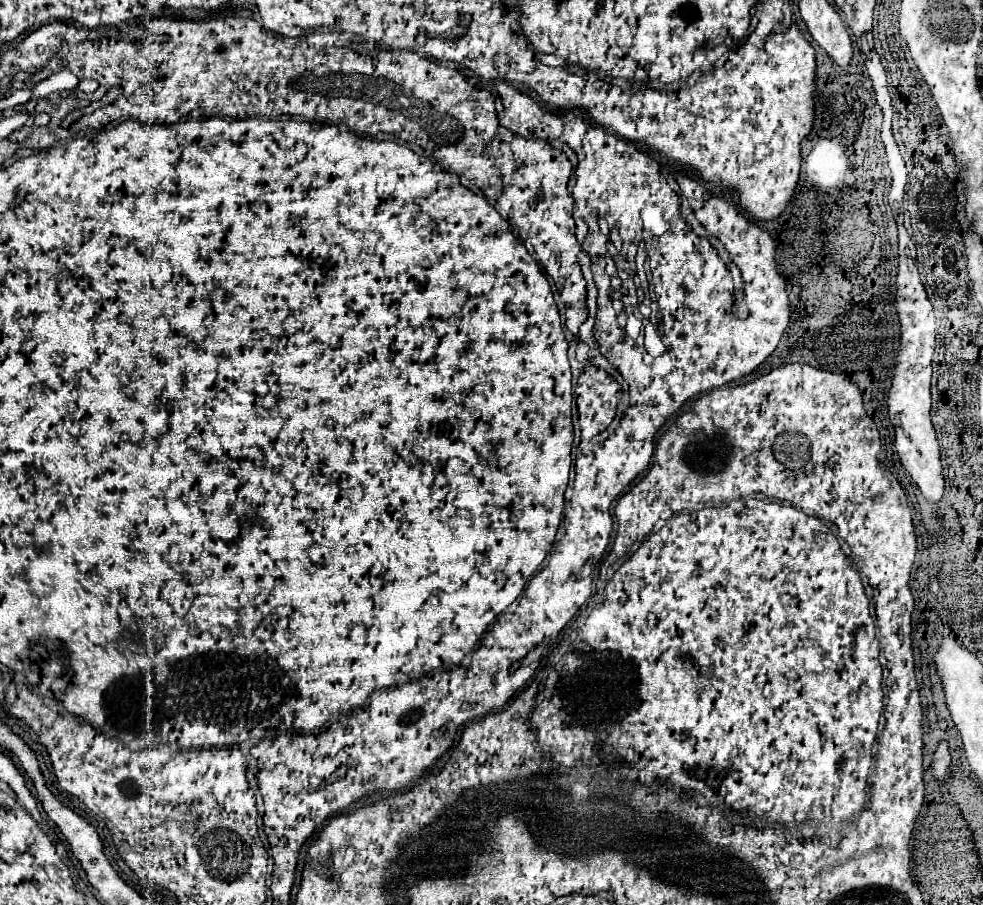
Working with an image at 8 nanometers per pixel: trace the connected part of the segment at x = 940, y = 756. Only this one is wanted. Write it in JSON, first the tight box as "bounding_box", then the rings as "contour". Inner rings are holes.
{"bounding_box":[933,742,951,780],"contour":[[[941,742],[937,752],[933,754],[933,776],[937,780],[943,780],[947,776],[951,768],[951,756],[949,756],[949,748],[947,748],[947,742]]]}

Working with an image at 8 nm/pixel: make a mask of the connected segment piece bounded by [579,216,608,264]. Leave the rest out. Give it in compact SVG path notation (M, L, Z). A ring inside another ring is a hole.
M597 216L597 224L595 224L595 230L589 230L587 235L579 240L579 244L581 244L581 249L586 251L591 259L592 264L595 264L595 256L591 256L593 252L601 252L601 250L605 250L607 252L607 238L604 234L602 234L599 230L598 226L598 216Z

